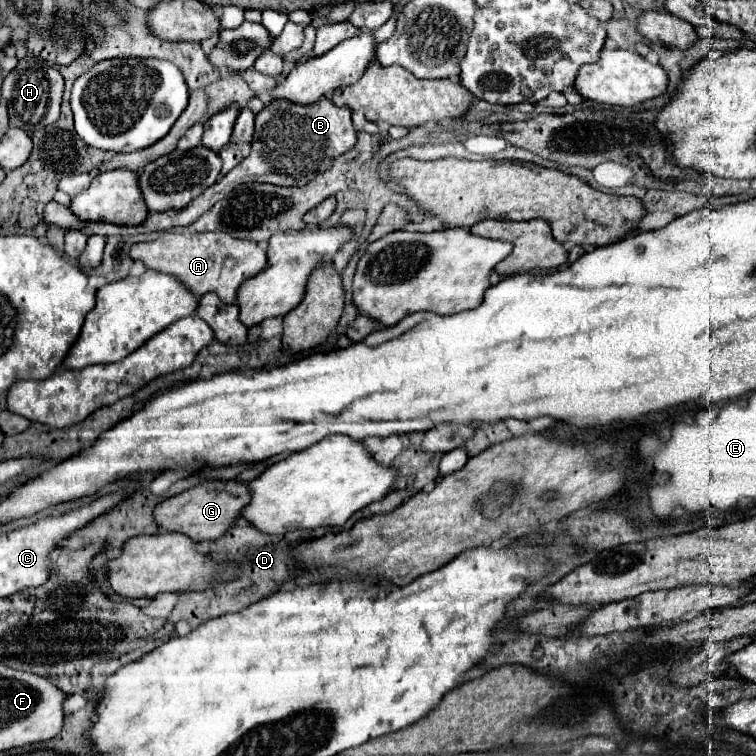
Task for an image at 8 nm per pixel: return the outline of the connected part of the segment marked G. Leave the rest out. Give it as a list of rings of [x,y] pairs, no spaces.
[[[208,480],[190,488],[174,498],[160,502],[154,508],[154,520],[162,532],[180,532],[190,536],[194,542],[210,542],[224,536],[232,522],[240,516],[240,510],[250,502],[250,490],[238,480]]]

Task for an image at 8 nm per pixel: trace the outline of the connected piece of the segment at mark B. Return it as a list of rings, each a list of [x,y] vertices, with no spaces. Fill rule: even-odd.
[[[320,98],[314,104],[302,106],[292,102],[272,100],[258,116],[256,116],[256,134],[252,142],[252,152],[244,158],[234,170],[226,176],[220,176],[214,186],[210,186],[204,194],[194,198],[190,206],[182,210],[166,210],[162,214],[150,214],[148,220],[140,226],[114,226],[102,222],[88,222],[82,232],[86,236],[100,234],[100,236],[130,236],[140,232],[154,232],[154,230],[168,230],[174,226],[188,226],[198,220],[214,202],[226,198],[236,186],[246,182],[268,182],[276,186],[304,186],[308,184],[316,172],[326,170],[334,158],[348,152],[356,144],[356,132],[350,120],[350,108],[338,108],[326,98]]]

